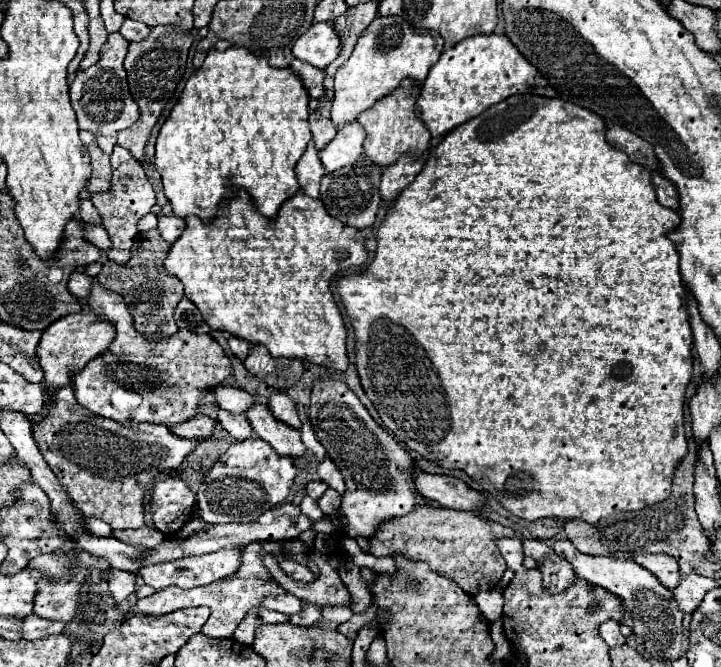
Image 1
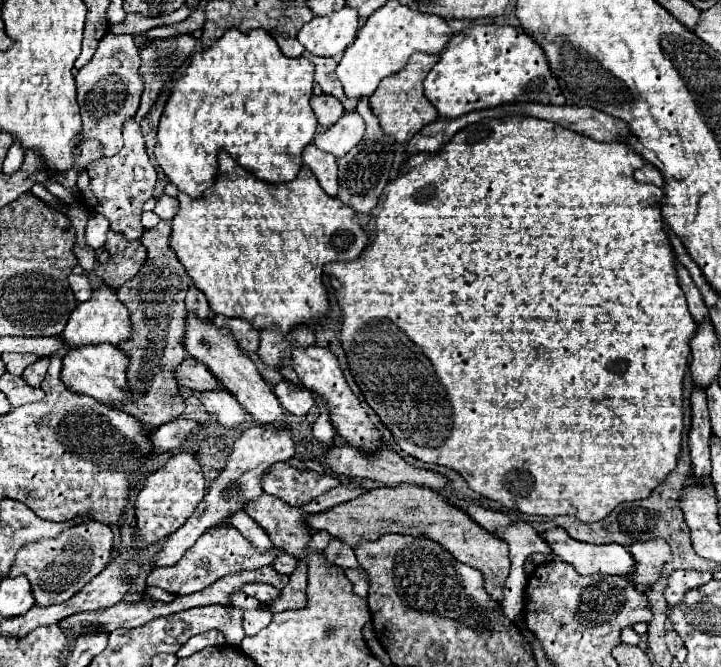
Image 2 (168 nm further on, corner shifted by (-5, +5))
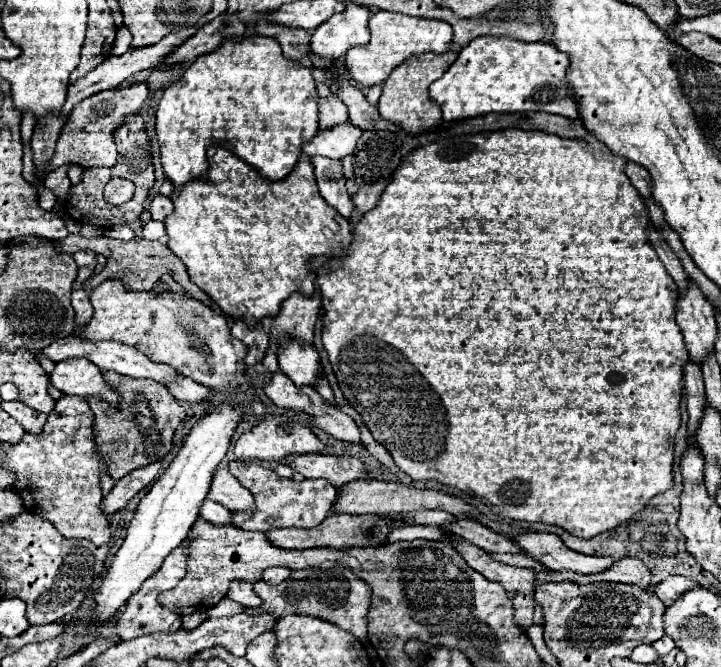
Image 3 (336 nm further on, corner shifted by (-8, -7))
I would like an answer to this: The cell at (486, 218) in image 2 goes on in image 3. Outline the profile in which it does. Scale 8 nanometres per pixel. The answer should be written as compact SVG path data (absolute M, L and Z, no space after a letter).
M510 128L490 132L490 134L472 134L472 136L454 136L444 138L440 142L430 142L418 150L414 150L404 164L398 168L398 172L392 178L392 184L382 192L380 202L374 210L366 212L362 220L354 228L354 240L350 246L350 252L342 260L328 260L320 266L316 276L316 284L324 296L324 332L322 342L330 356L330 364L334 368L334 374L338 378L338 384L348 398L348 402L354 406L354 410L364 418L368 430L372 436L384 444L384 448L392 454L396 466L404 470L412 480L438 480L444 486L454 486L462 492L476 494L484 498L484 502L490 506L494 514L500 514L504 518L512 520L526 520L526 522L544 522L564 528L566 532L582 538L592 538L600 532L612 530L618 524L632 518L636 512L640 512L650 498L656 494L672 488L672 462L674 462L674 438L680 428L680 398L682 398L682 378L684 378L684 364L690 360L688 350L682 340L682 332L674 320L676 316L676 300L678 300L678 288L674 280L668 276L664 264L658 260L656 250L652 248L648 240L648 212L646 206L636 192L636 188L630 184L624 168L628 160L622 156L614 156L604 144L600 144L594 136L588 140L566 140L560 136L552 136L546 132L526 132L520 128Z

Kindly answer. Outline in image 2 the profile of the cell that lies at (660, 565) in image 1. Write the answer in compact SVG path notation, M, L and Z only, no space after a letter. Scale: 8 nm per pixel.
M653 538L647 542L637 542L627 550L635 560L633 576L627 576L627 580L639 590L647 590L661 578L661 568L671 558L671 548L663 538Z

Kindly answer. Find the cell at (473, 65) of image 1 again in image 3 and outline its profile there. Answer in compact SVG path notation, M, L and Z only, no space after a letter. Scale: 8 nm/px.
M480 36L466 44L442 78L430 84L430 98L442 110L444 122L484 116L490 112L548 112L578 118L578 108L566 92L568 56L546 42L520 42L506 36Z

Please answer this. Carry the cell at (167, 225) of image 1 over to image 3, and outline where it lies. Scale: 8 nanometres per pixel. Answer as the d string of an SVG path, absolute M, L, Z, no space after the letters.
M158 194L158 196L152 200L152 204L150 204L148 210L150 210L150 214L152 214L152 220L164 220L166 216L170 216L170 214L174 212L174 204L172 204L170 198Z

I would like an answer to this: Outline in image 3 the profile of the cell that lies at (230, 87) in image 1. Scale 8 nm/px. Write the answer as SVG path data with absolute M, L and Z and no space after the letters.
M250 36L242 42L224 42L214 52L200 56L184 76L166 88L156 110L156 132L160 142L162 170L174 184L186 184L208 172L208 146L218 144L250 164L268 182L284 180L302 154L302 146L318 132L318 92L312 72L294 60L282 56L274 38Z

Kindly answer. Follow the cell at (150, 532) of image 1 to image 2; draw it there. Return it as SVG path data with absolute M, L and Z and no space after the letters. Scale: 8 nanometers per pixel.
M87 522L65 530L55 538L41 538L19 548L9 576L27 576L35 596L35 604L61 604L75 596L87 582L91 582L111 558L111 528L107 524Z

